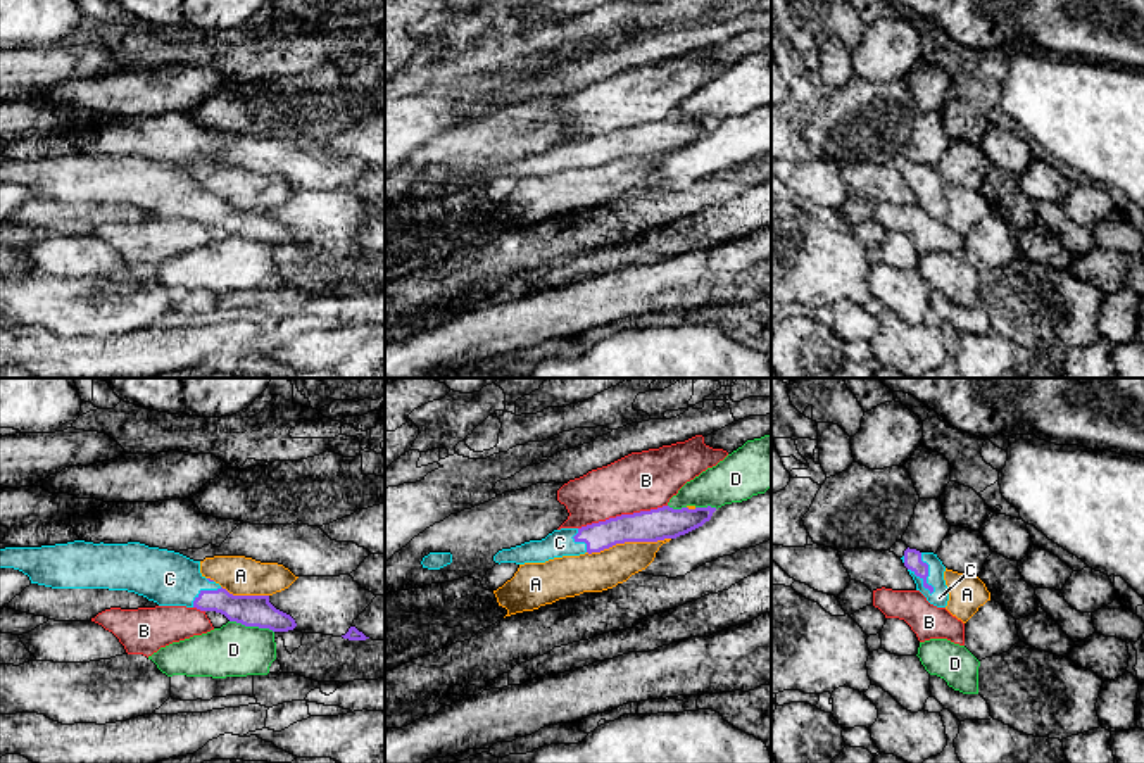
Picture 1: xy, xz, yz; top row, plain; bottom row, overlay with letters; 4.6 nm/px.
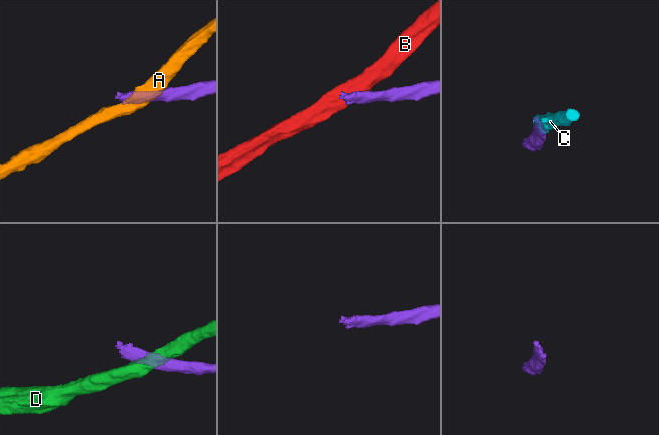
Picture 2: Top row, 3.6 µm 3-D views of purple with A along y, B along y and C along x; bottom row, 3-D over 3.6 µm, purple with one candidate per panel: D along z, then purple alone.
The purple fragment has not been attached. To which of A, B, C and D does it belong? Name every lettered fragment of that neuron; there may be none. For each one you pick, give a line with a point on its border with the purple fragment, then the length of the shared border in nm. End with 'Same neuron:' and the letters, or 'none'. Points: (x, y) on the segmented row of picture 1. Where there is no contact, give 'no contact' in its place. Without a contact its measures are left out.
C: meets purple in yz at (927, 573); contact 200 nm long
Same neuron: C

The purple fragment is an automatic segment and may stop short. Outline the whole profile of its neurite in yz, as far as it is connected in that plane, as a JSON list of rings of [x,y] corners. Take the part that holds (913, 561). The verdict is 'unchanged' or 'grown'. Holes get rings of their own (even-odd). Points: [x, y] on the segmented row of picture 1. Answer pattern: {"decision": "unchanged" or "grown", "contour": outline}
{"decision": "grown", "contour": [[[906,549],[901,558],[909,575],[927,601],[937,608],[946,608],[949,601],[949,589],[944,580],[946,566],[933,552],[920,552]]]}

